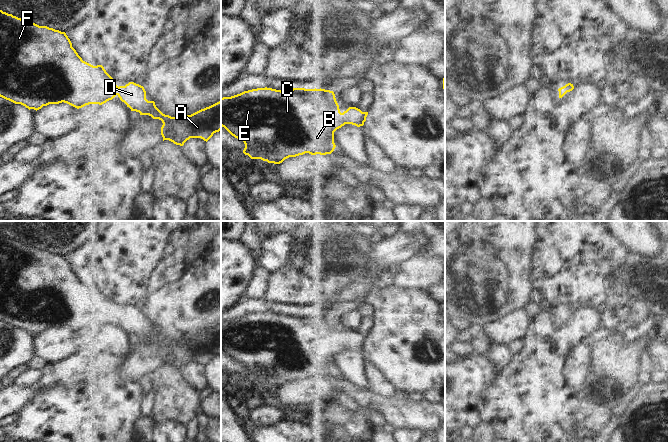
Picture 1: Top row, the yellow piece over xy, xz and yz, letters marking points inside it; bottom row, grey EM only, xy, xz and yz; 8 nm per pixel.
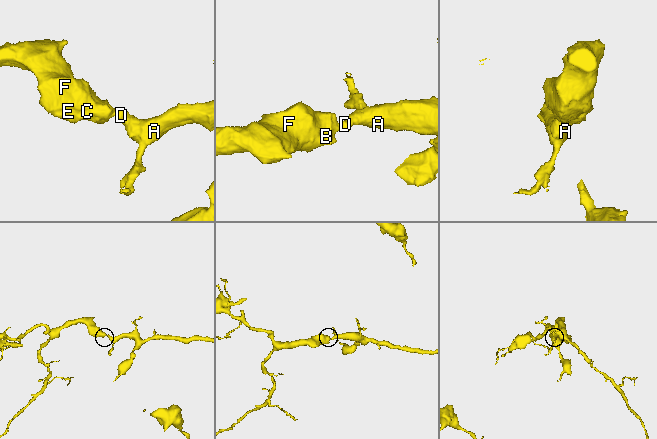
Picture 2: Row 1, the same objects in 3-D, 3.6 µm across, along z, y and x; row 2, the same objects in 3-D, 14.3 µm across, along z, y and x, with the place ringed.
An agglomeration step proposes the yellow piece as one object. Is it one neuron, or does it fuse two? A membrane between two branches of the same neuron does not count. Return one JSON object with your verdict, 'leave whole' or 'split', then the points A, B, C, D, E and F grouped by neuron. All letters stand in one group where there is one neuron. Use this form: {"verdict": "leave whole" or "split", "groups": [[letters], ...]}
{"verdict": "leave whole", "groups": [["A", "B", "C", "D", "E", "F"]]}

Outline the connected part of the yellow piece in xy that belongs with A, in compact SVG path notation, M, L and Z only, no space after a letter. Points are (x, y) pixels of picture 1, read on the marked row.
M0 10L0 97L37 111L43 106L62 102L77 109L89 104L102 105L116 95L131 111L161 120L163 141L169 140L180 146L190 138L207 142L221 130L221 100L191 115L165 115L154 101L146 99L143 86L129 82L118 87L102 65L93 66L83 61L65 32L39 26Z

